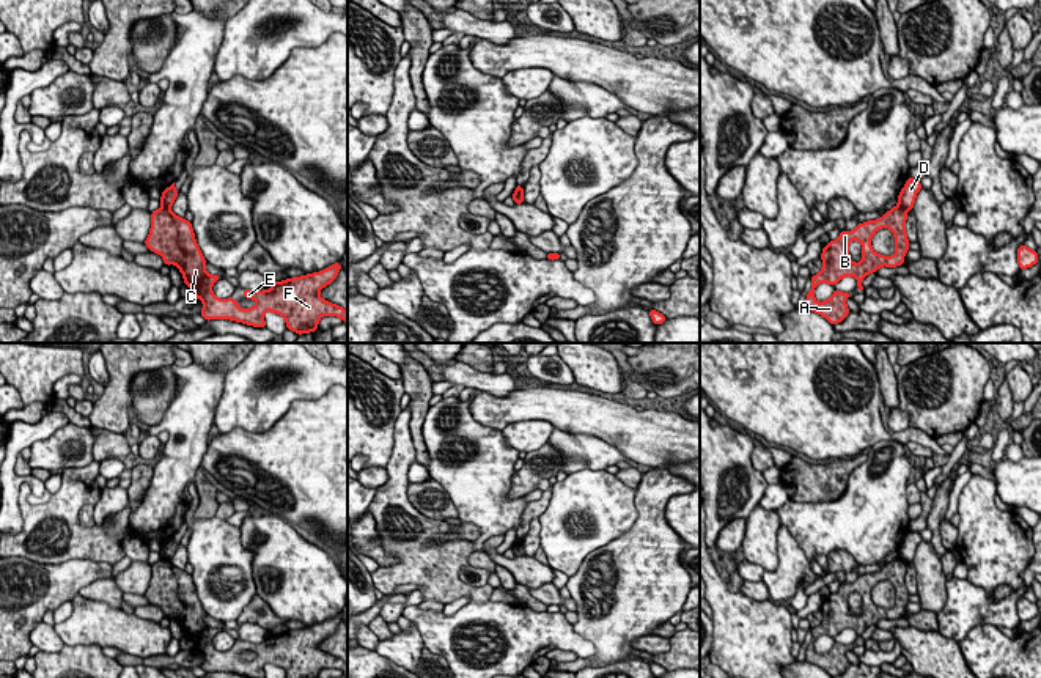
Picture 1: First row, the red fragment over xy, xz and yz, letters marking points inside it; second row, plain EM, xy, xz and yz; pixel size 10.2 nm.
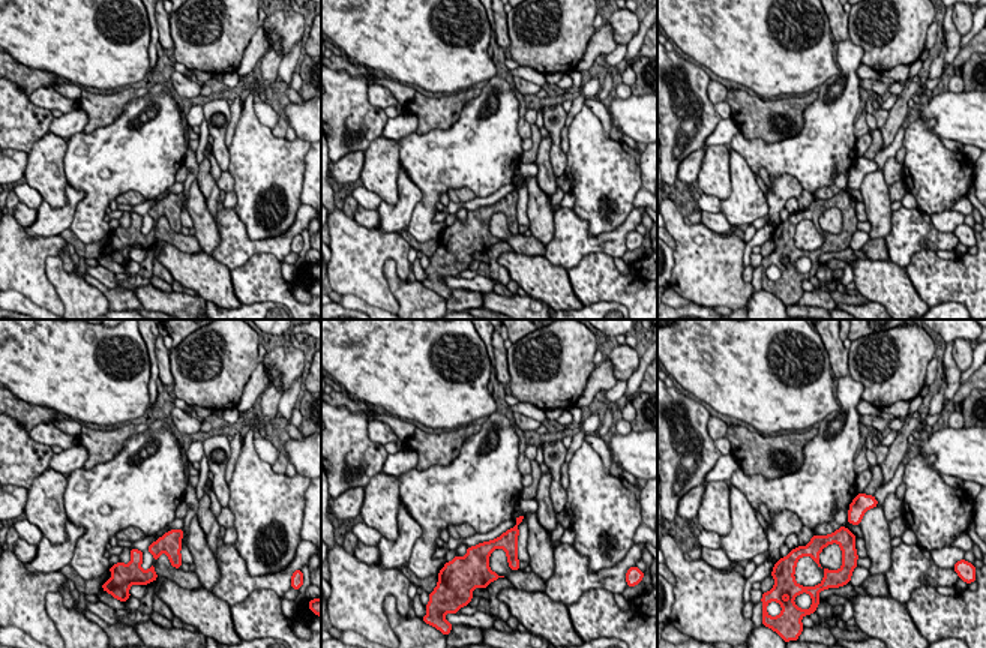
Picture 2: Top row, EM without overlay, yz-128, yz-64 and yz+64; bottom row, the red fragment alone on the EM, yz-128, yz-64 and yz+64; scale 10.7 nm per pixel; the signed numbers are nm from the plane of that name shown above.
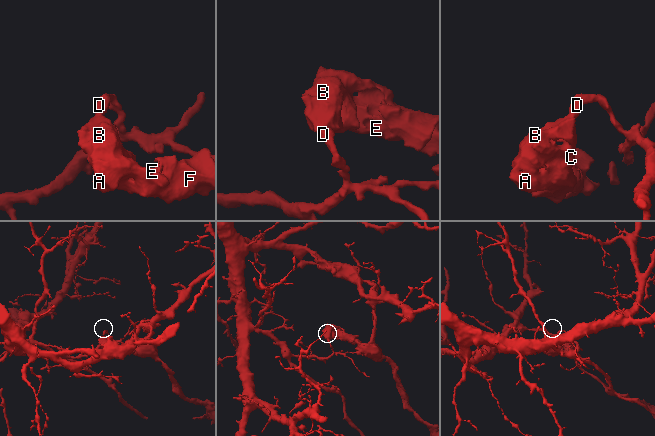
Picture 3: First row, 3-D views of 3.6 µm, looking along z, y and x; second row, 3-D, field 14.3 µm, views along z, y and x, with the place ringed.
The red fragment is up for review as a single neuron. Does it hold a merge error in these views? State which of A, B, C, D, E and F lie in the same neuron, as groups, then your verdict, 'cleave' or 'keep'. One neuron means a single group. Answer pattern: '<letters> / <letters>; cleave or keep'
A B C E F / D; cleave

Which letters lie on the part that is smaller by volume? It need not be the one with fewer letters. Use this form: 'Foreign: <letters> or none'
Foreign: A, B, C, E, F

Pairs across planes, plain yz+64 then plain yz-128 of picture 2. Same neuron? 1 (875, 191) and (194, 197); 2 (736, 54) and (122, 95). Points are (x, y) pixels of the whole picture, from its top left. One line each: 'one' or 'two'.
1: one
2: two

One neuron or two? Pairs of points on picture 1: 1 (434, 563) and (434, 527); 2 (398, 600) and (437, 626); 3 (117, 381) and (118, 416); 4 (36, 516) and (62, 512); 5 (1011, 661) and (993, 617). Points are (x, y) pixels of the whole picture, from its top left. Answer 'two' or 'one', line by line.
1: one
2: two
3: one
4: one
5: two

